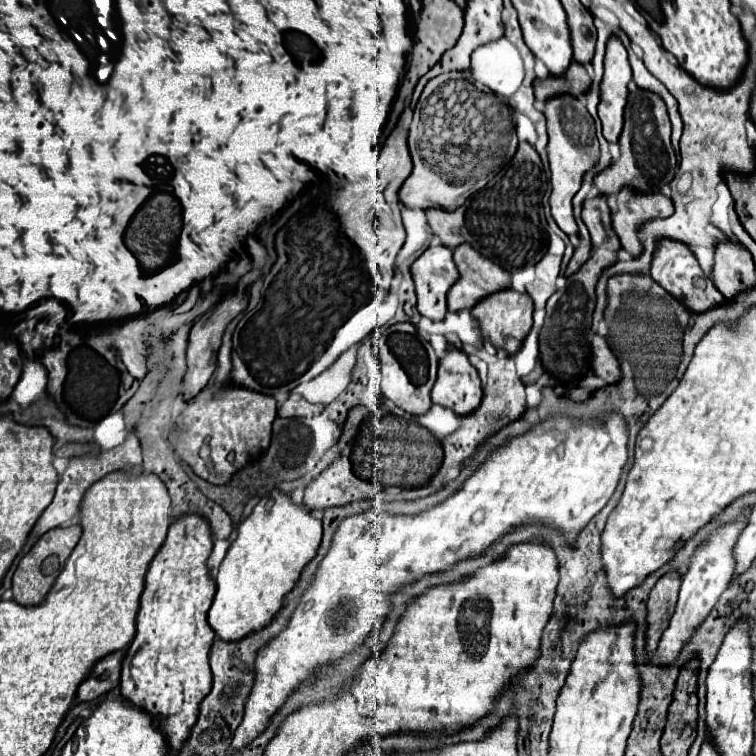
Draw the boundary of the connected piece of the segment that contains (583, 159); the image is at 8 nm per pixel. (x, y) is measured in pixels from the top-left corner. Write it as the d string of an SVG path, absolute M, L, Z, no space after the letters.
M559 95L547 101L545 105L547 117L547 133L549 133L549 165L551 165L551 215L557 221L559 229L565 231L569 237L579 235L579 227L573 217L573 197L581 189L583 175L593 169L599 161L599 141L595 135L595 123L589 115L585 101L573 95Z

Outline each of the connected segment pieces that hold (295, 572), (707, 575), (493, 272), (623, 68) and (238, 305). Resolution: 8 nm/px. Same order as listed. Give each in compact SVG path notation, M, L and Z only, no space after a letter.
M273 491L271 497L259 497L251 515L239 523L237 539L231 543L215 579L217 591L209 609L209 625L213 627L215 635L219 639L225 639L227 643L235 643L269 625L275 619L275 615L283 609L285 595L297 585L297 579L305 565L317 555L319 545L321 521L315 519L305 507L293 505L293 501L281 491Z
M749 509L739 517L739 521L729 523L721 529L717 529L707 543L703 543L697 553L691 559L691 567L687 575L683 577L681 591L679 591L679 601L677 609L669 621L669 627L663 631L663 637L659 641L657 649L657 665L667 667L673 665L681 653L681 649L691 641L693 633L699 629L699 625L705 621L705 617L711 613L713 605L717 603L719 595L727 589L731 575L733 575L733 543L737 543L737 535L743 531L747 519L749 519Z
M467 243L453 251L453 259L457 263L457 269L461 271L461 279L451 287L447 299L449 311L453 313L471 309L491 293L511 287L511 275L491 259L483 259L483 255L471 251Z
M611 37L605 53L605 75L601 83L599 117L603 123L603 137L615 145L623 129L623 113L629 95L629 83L633 79L627 51L617 37Z
M229 295L225 301L221 301L211 315L207 313L199 323L193 325L191 333L189 333L189 345L187 345L187 373L183 379L183 399L191 401L195 399L211 381L213 373L215 373L215 363L217 363L217 349L221 345L221 337L225 327L243 311L247 309L247 295Z

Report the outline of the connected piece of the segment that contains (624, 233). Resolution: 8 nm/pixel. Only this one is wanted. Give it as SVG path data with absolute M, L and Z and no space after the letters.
M621 191L617 195L619 213L613 213L613 229L621 235L623 249L637 259L643 251L639 241L639 227L649 219L665 219L673 215L673 203L663 193L659 195L633 195L633 191Z

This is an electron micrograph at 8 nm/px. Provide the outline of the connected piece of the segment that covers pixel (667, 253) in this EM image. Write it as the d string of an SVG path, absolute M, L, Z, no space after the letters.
M661 243L661 247L657 247L657 255L653 255L653 263L651 263L651 277L669 295L673 295L677 301L681 301L689 311L703 313L703 311L709 311L709 309L725 303L725 297L717 291L713 281L703 275L695 255L683 243Z

